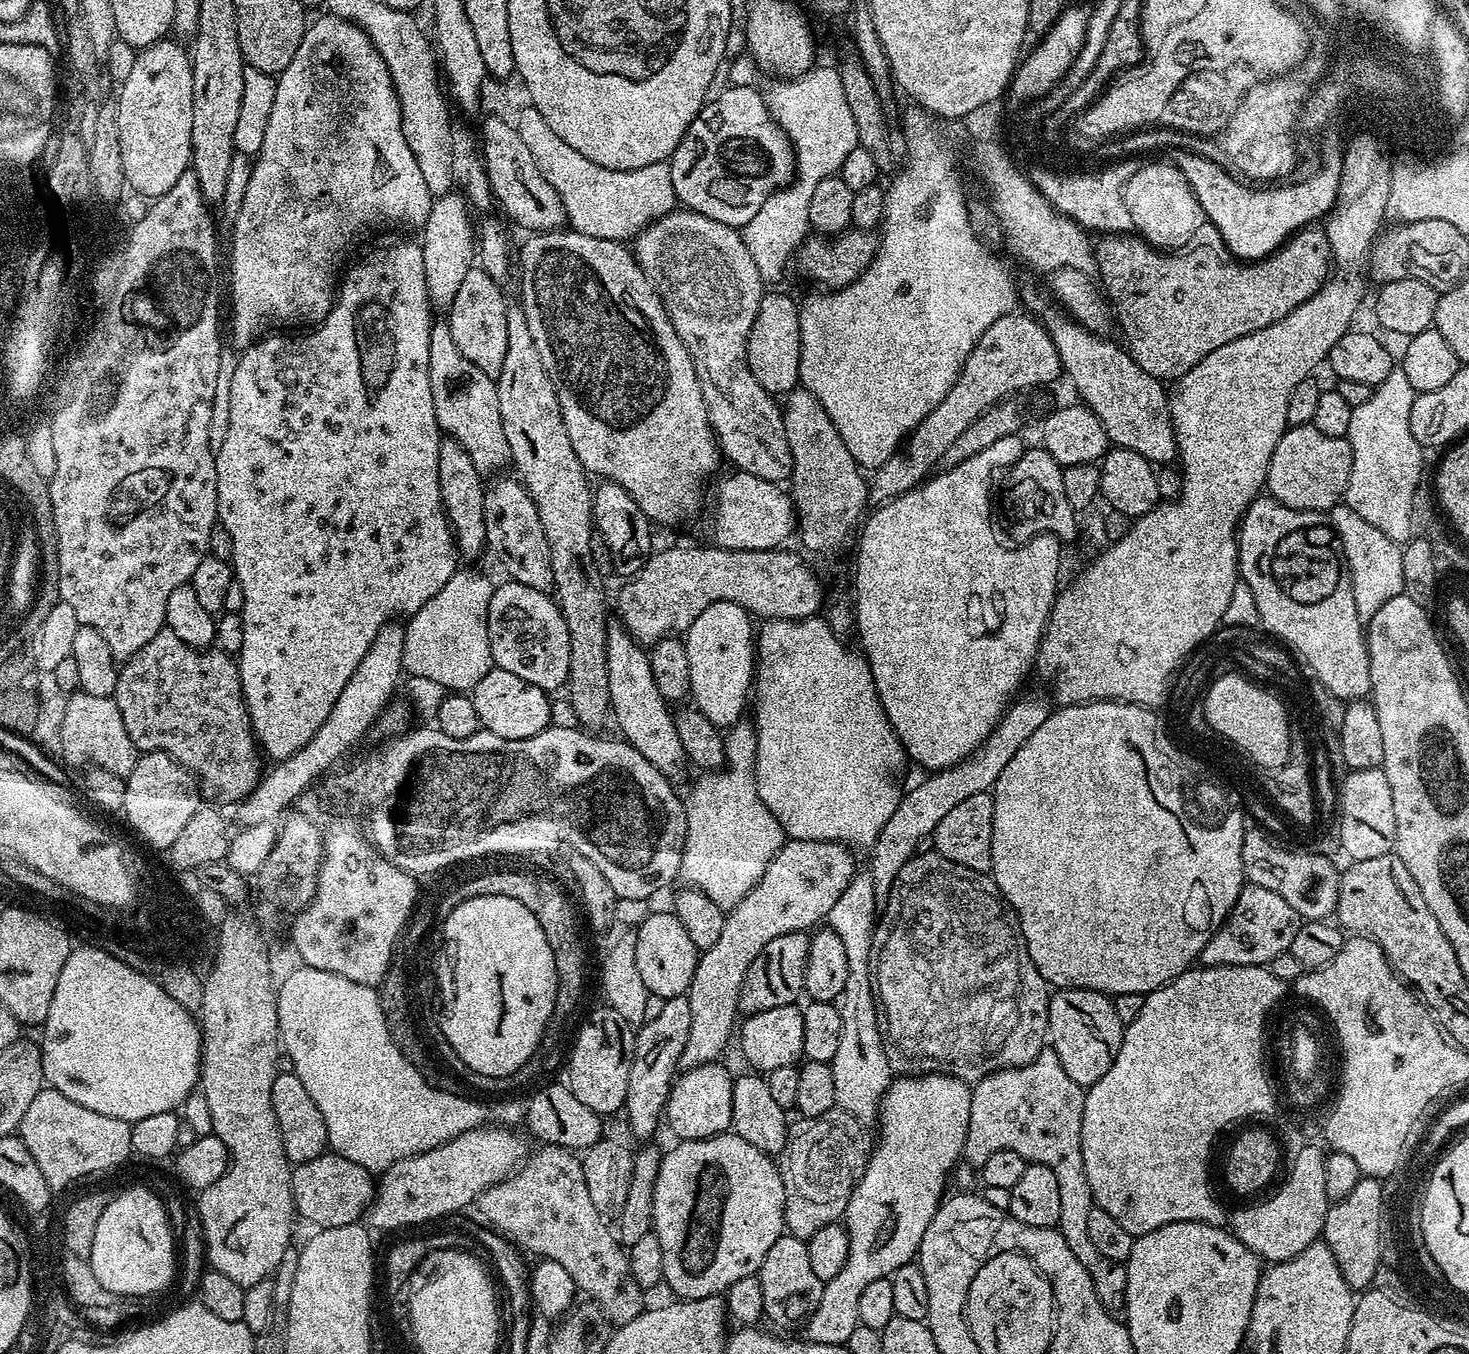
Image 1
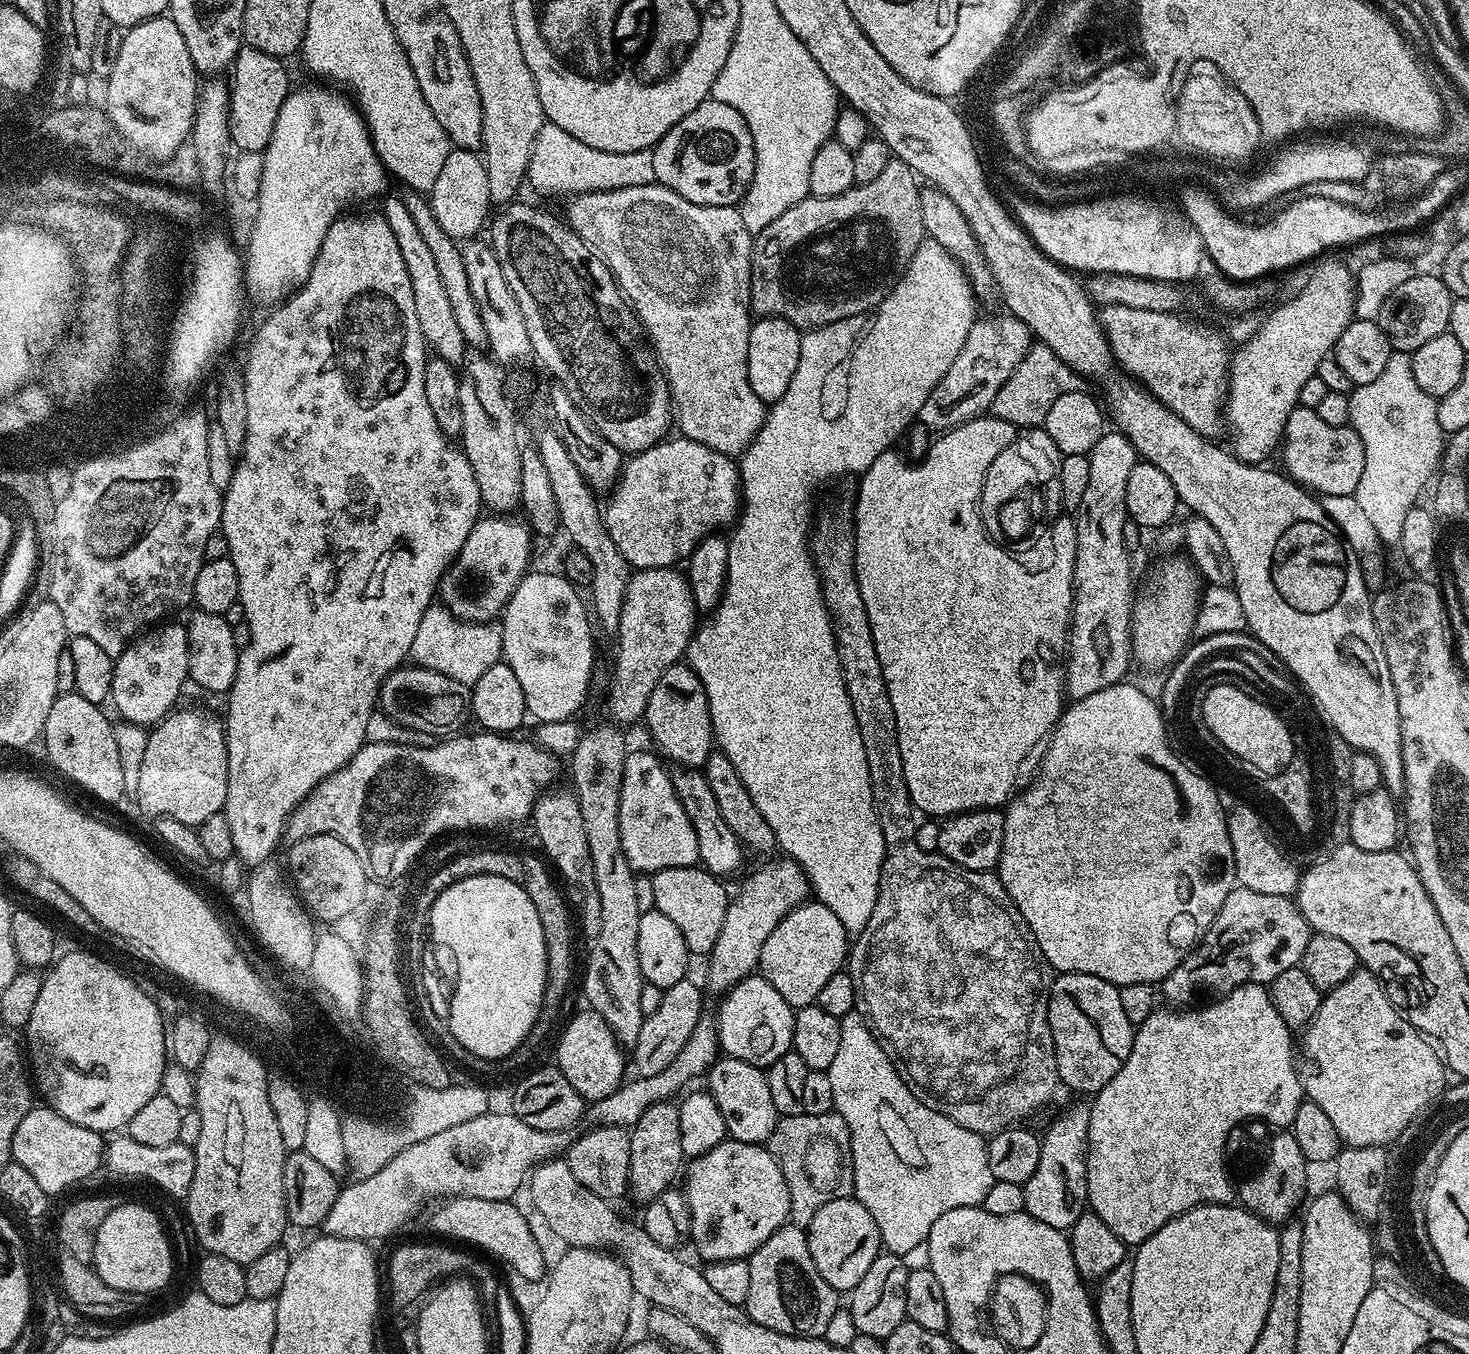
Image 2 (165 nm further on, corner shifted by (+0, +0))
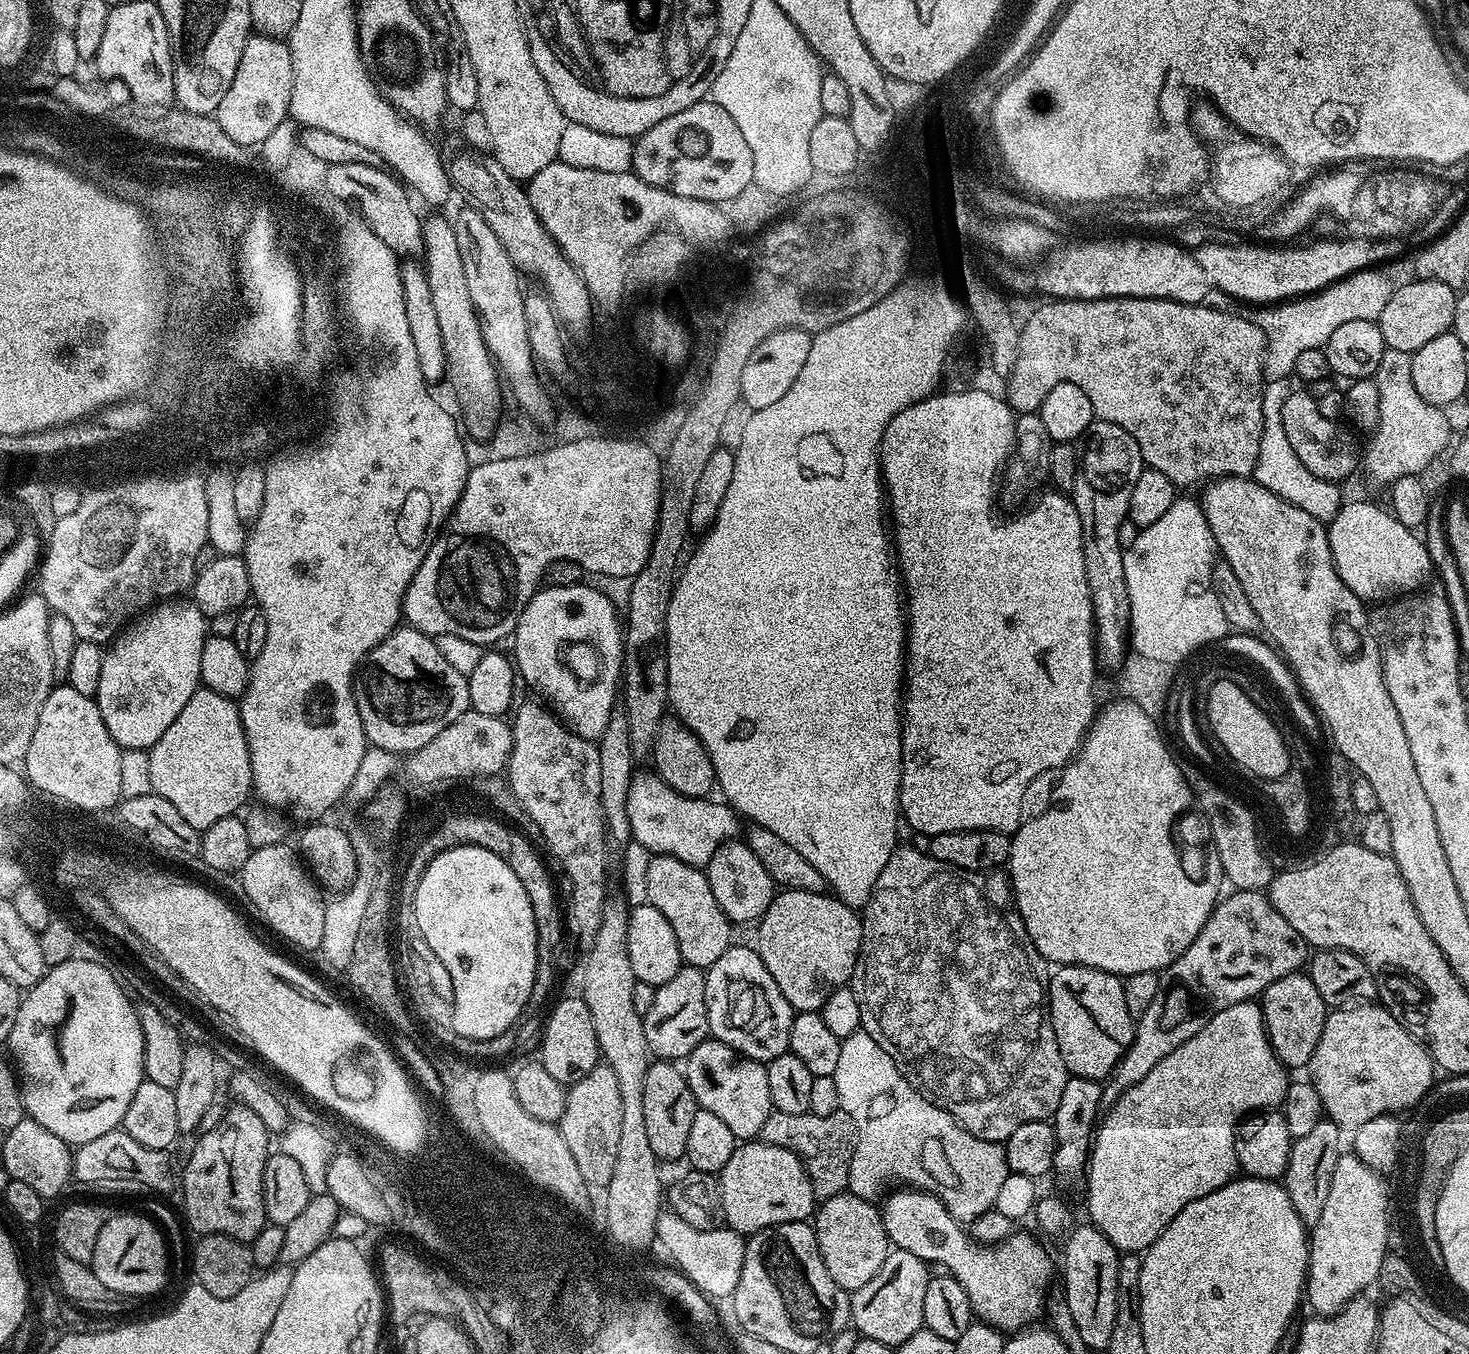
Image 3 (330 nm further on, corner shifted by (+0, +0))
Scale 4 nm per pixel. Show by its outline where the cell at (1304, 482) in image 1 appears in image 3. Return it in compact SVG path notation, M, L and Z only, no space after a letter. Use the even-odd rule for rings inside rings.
M1307 390L1289 391L1286 402L1282 402L1282 426L1286 426L1286 438L1290 438L1290 446L1294 450L1294 454L1298 454L1298 462L1302 462L1302 466L1306 466L1306 470L1310 470L1310 474L1314 474L1323 480L1333 482L1341 482L1347 476L1352 476L1356 472L1356 467L1362 464L1362 448L1356 445L1356 440L1343 427L1345 426L1339 420L1331 420L1325 418L1318 410L1318 402L1314 398L1310 398Z

